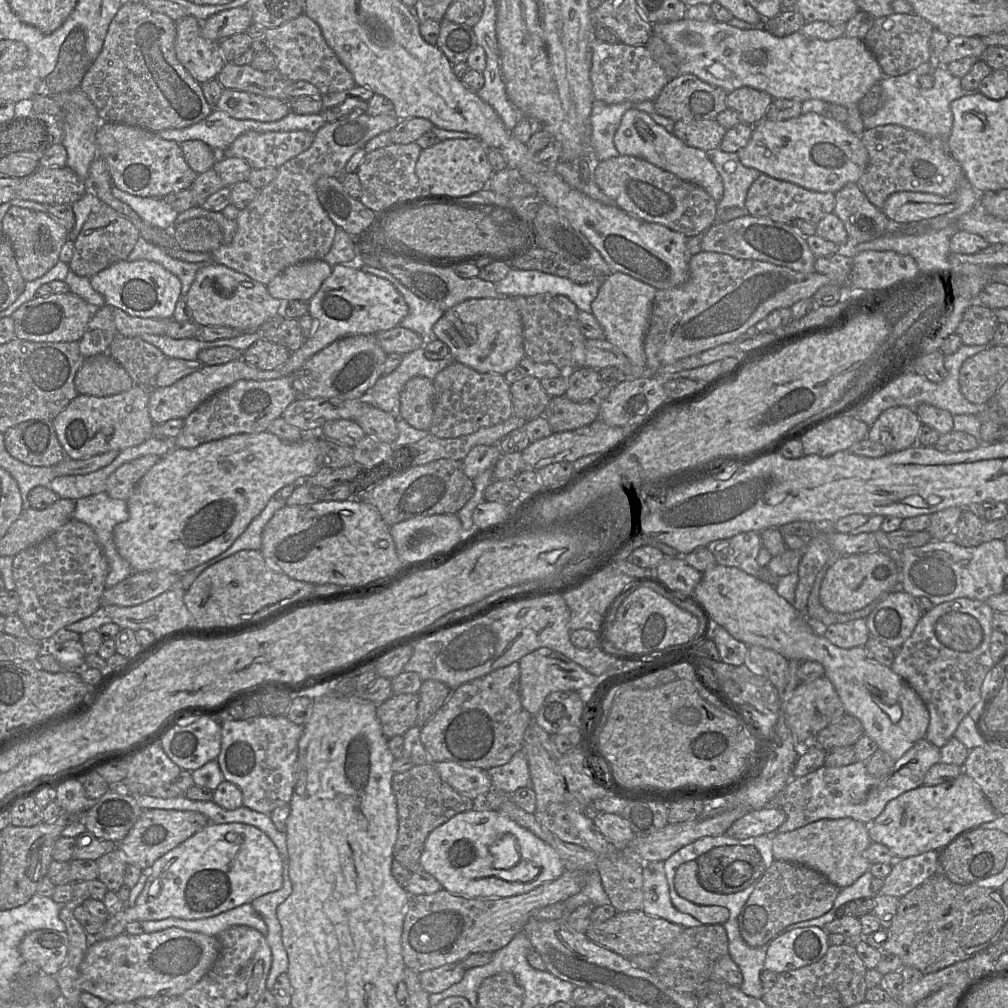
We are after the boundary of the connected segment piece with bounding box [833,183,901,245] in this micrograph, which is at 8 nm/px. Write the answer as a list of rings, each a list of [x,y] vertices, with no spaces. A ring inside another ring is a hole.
[[[848,183],[835,193],[833,213],[845,226],[849,237],[846,245],[872,241],[901,225],[875,207],[856,183]]]

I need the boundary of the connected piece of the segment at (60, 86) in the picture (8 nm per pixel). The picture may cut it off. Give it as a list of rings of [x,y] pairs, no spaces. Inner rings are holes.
[[[74,28],[63,42],[54,70],[42,81],[37,95],[55,96],[78,90],[90,67],[86,37],[81,28]]]

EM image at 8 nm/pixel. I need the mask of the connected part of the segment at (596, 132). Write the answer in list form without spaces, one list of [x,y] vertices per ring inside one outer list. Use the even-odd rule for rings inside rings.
[[[594,101],[590,115],[591,135],[587,150],[596,160],[601,161],[620,155],[614,145],[614,135],[623,114],[628,109],[637,109],[651,114],[655,111],[654,101],[626,101],[617,104]]]

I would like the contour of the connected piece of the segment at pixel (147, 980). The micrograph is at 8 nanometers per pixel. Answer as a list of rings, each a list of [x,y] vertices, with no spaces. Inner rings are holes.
[[[171,927],[153,933],[122,933],[89,944],[79,968],[79,988],[106,1003],[134,1003],[139,998],[173,998],[194,986],[220,953],[215,936]]]

